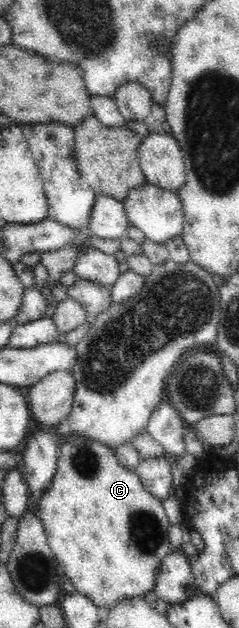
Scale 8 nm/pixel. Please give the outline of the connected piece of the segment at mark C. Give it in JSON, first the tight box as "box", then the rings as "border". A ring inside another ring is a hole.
{"box":[34,437,171,611],"border":[[[84,437],[62,438],[61,441],[57,442],[57,448],[58,457],[52,481],[42,492],[37,509],[34,509],[45,527],[47,542],[55,560],[64,569],[64,575],[70,577],[76,592],[84,594],[86,598],[89,598],[96,606],[100,607],[102,611],[112,610],[118,602],[128,602],[129,599],[144,597],[150,589],[155,589],[158,568],[161,566],[164,556],[170,551],[168,529],[170,529],[171,524],[164,512],[162,501],[146,490],[146,486],[144,486],[138,474],[122,466],[118,462],[114,450],[104,446],[104,443],[87,441]]]}

